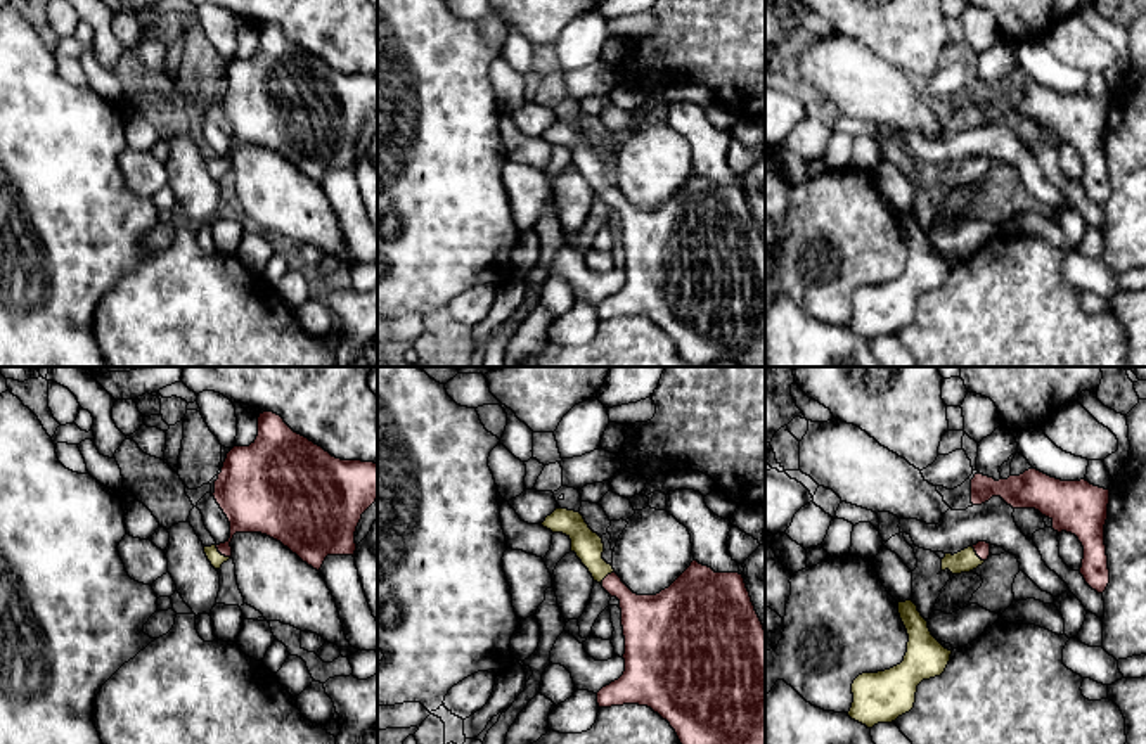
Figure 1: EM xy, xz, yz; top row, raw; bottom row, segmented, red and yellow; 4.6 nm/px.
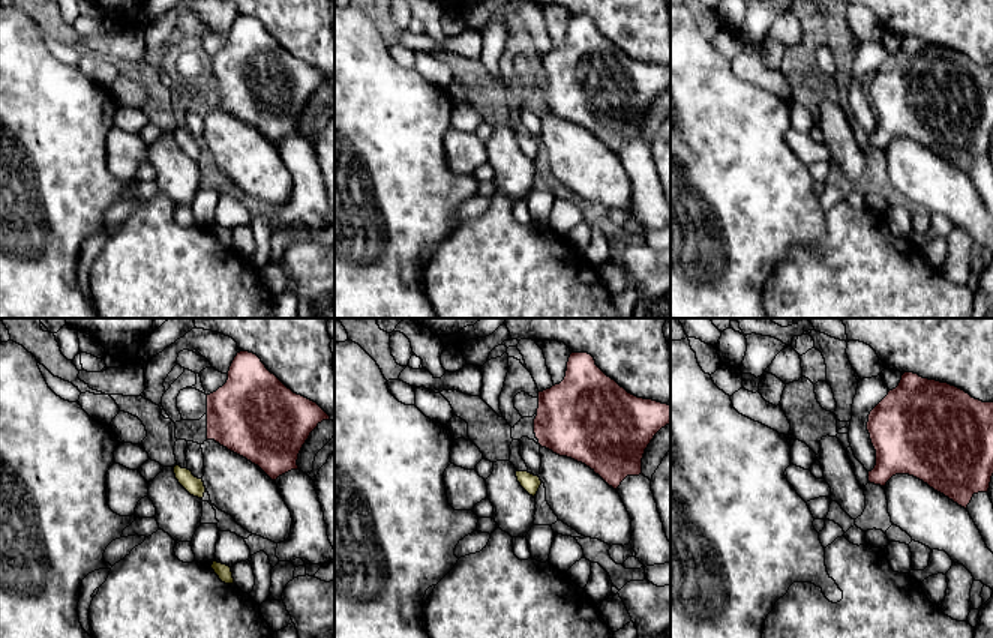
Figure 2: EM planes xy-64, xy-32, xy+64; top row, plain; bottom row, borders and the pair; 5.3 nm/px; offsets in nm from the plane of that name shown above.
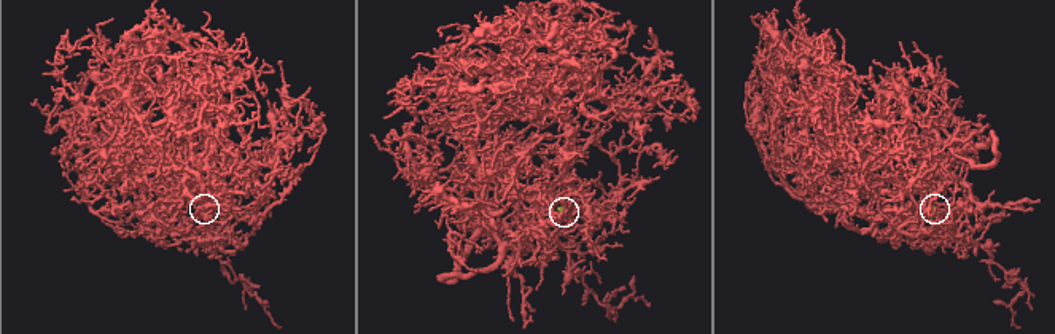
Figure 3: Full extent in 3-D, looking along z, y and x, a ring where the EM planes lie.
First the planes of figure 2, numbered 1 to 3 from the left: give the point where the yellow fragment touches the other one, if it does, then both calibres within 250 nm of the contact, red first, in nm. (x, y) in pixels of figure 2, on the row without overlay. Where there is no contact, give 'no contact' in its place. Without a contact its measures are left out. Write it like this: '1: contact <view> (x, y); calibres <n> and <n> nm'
1: no contact
2: no contact
3: no contact

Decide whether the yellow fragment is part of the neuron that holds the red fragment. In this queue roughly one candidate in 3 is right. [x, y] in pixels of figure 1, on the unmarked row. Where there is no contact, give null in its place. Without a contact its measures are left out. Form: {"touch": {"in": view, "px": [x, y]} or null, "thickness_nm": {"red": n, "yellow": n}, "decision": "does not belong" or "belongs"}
{"touch": {"in": "xy", "px": [222, 166]}, "thickness_nm": {"red": 220, "yellow": 70}, "decision": "belongs"}

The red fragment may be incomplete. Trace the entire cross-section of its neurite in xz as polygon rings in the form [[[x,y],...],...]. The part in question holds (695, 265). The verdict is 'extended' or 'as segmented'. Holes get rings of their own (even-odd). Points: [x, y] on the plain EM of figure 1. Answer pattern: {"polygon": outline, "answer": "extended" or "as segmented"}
{"polygon": [[[559,119],[542,138],[566,147],[594,194],[620,213],[625,284],[597,305],[599,320],[647,318],[670,336],[689,363],[729,360],[739,367],[765,367],[765,241],[743,187],[715,185],[692,173],[668,201],[637,208],[602,171],[602,151],[580,125]]], "answer": "extended"}

